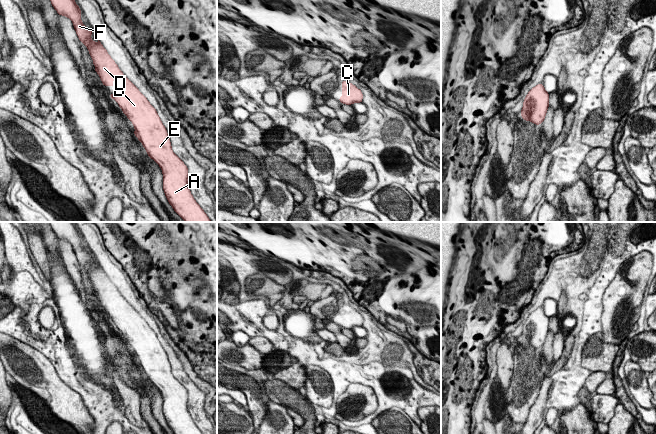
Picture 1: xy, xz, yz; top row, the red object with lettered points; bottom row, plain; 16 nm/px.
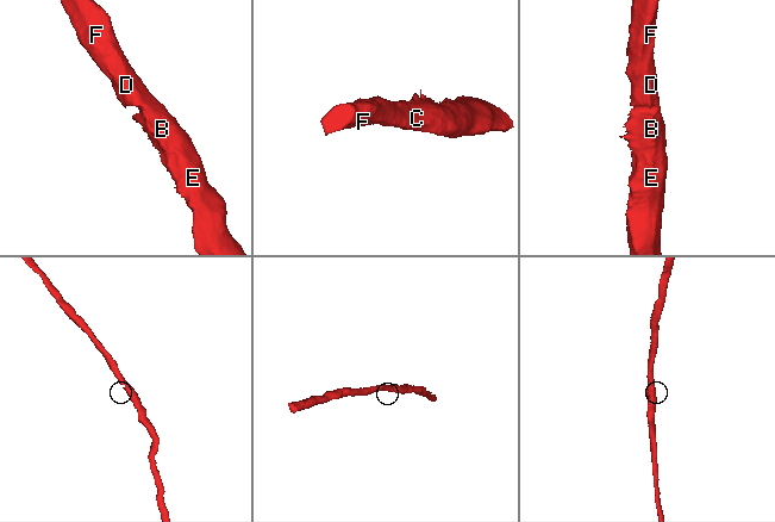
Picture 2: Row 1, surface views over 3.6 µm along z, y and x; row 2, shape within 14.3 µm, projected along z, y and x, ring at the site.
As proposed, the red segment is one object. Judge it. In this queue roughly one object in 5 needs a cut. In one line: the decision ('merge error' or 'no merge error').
no merge error

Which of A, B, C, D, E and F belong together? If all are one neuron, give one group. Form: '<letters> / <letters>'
A B C D E F

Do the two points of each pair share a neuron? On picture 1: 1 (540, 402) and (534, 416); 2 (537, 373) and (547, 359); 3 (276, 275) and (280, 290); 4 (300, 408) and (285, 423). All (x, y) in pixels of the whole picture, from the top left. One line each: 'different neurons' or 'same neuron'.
1: same neuron
2: different neurons
3: different neurons
4: different neurons

